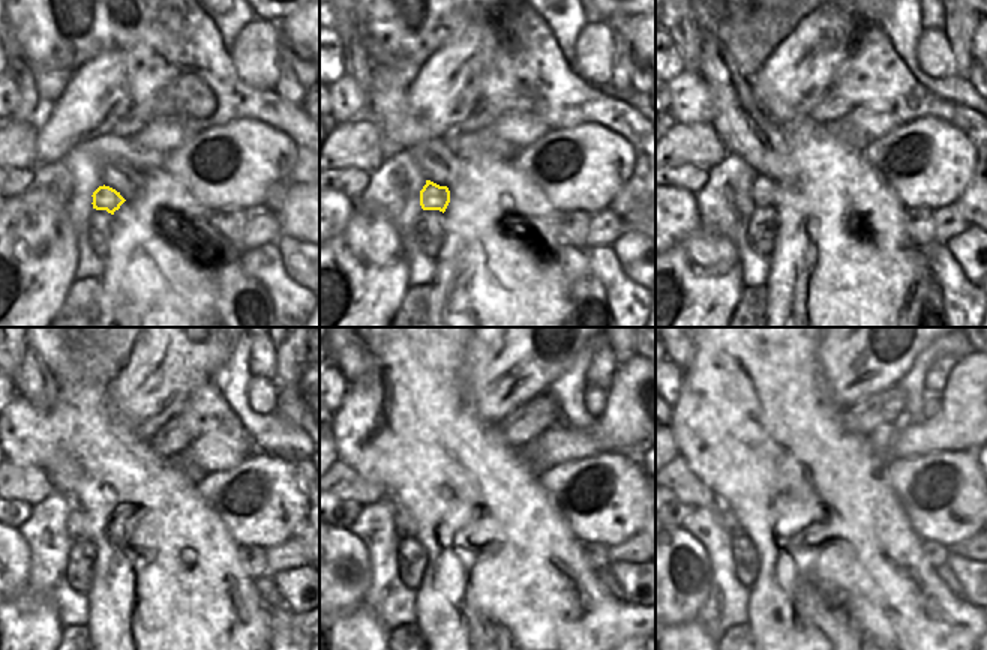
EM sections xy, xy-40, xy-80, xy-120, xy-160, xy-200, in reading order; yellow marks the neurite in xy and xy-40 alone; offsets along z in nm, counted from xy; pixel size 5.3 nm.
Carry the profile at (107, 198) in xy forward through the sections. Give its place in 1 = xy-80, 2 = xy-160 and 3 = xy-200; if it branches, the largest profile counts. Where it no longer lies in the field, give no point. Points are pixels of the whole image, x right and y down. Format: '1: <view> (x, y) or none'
1: xy-80 (762, 188)
2: xy-160 (405, 527)
3: xy-200 (728, 520)

